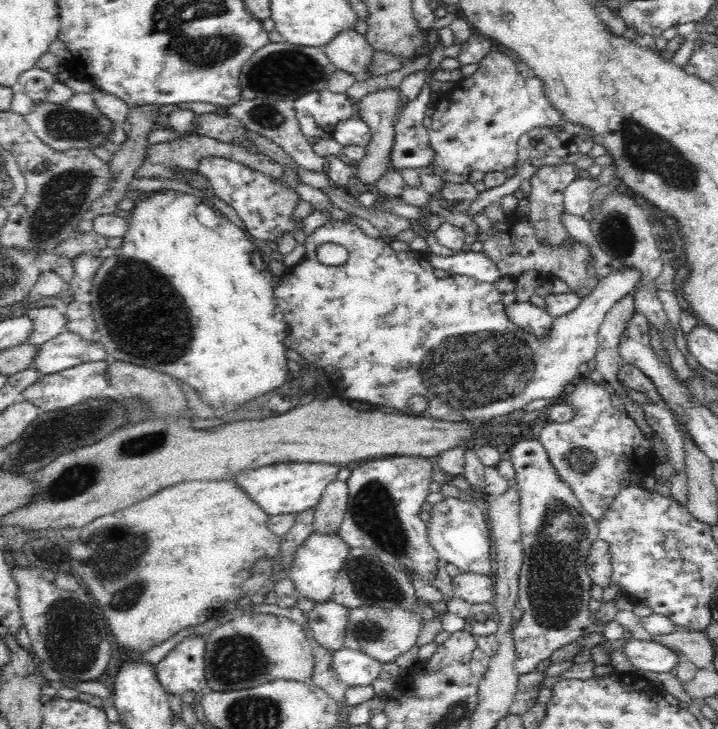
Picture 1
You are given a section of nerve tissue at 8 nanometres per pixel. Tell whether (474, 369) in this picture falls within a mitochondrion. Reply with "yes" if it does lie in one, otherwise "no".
yes

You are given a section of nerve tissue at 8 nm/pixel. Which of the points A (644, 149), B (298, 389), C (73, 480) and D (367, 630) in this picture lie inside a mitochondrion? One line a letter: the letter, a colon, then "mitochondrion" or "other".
A: mitochondrion
B: mitochondrion
C: mitochondrion
D: mitochondrion

